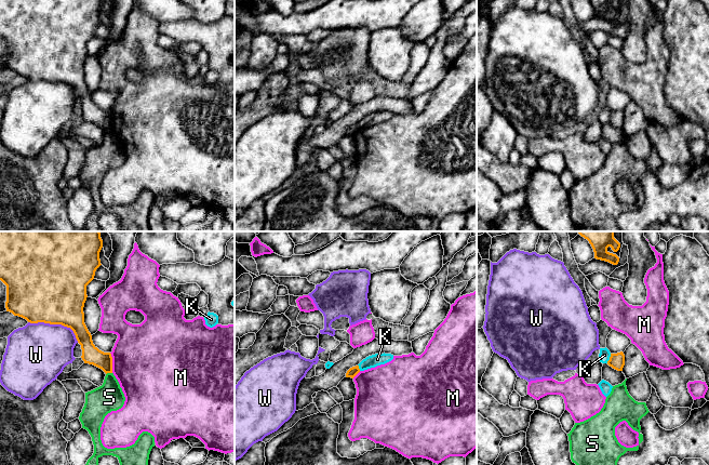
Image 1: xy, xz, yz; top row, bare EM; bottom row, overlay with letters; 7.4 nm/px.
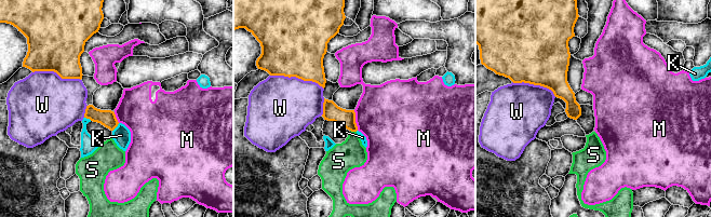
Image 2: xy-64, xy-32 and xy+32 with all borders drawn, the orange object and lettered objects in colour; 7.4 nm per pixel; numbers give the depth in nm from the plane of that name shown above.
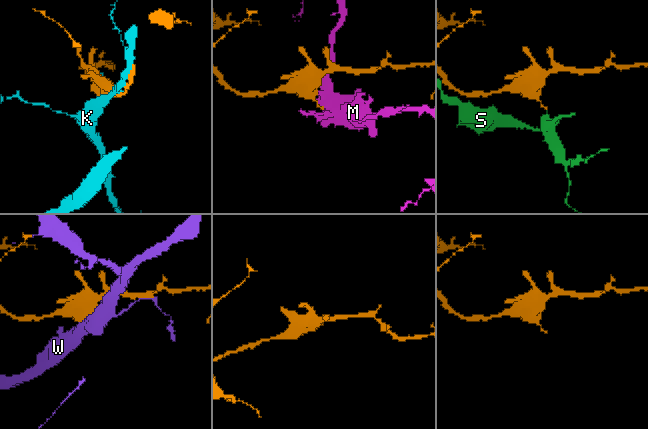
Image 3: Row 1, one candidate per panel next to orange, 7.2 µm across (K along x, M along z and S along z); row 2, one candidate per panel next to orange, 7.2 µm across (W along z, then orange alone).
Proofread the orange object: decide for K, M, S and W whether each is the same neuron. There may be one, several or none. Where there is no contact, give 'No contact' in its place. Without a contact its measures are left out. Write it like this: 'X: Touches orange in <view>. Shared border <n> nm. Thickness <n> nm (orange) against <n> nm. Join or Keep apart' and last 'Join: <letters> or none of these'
K: Touches orange in yz. Shared border 80 nm. Thickness 110 nm (orange) against 90 nm. Keep apart
M: Touches orange in xy. Shared border 150 nm. Thickness 140 nm (orange) against 500 nm. Keep apart
S: Touches orange in xy. Shared border 50 nm. Thickness 140 nm (orange) against 220 nm. Keep apart
W: Touches orange in xy. Shared border 400 nm. Thickness 500 nm (orange) against 440 nm. Keep apart
Join: none of these

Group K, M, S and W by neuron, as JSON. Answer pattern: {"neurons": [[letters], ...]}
{"neurons": [["K"], ["M"], ["S"], ["W"]]}

